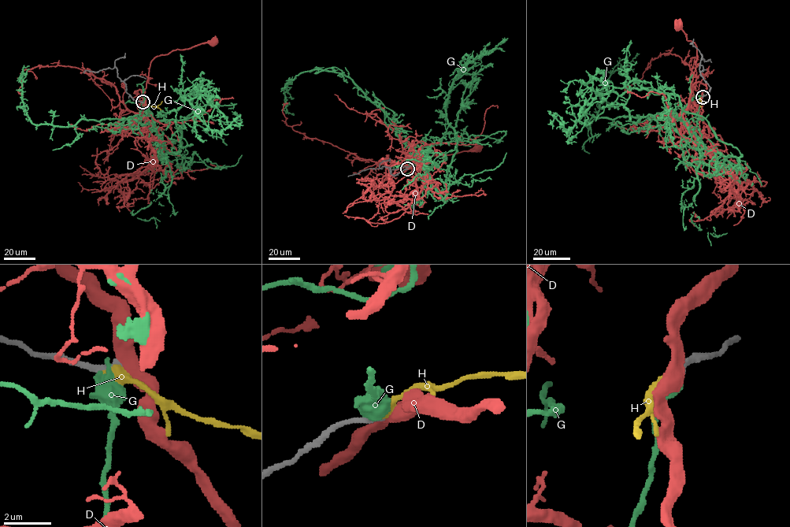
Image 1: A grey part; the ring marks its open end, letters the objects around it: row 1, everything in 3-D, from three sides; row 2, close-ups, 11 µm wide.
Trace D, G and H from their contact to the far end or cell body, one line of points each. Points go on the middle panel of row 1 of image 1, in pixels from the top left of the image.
D: (407, 168), (403, 172), (400, 171), (407, 159), (417, 164), (433, 155), (449, 155), (478, 148)
G: (406, 168), (420, 159), (443, 201), (446, 175), (457, 151), (446, 118), (450, 87), (469, 62), (507, 38)
H: (407, 168), (428, 162)

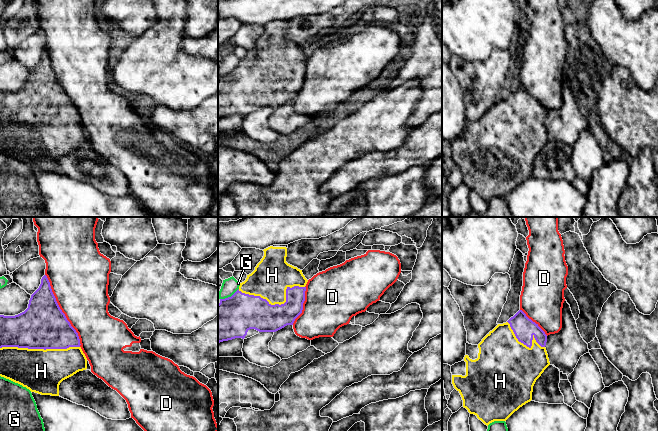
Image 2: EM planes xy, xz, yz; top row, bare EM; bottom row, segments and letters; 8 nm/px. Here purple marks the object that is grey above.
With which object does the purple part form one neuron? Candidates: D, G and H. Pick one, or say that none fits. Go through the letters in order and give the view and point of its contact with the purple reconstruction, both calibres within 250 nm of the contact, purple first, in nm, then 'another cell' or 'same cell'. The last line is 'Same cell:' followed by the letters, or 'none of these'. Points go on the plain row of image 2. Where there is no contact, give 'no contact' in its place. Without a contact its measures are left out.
D: contact xy (61, 86); calibres 380 and 440 nm; another cell
G: contact xz (229, 73); calibres 320 and 130 nm; another cell
H: contact xz (276, 80); calibres 280 and 300 nm; same cell
Same cell: H

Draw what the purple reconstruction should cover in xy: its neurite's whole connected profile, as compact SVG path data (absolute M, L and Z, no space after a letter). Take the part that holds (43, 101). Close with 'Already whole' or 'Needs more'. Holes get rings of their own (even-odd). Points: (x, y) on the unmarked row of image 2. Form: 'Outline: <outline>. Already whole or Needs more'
Outline: M46 51L31 71L28 84L15 92L0 91L0 152L41 171L59 172L60 159L87 145L80 115L60 85Z. Needs more

